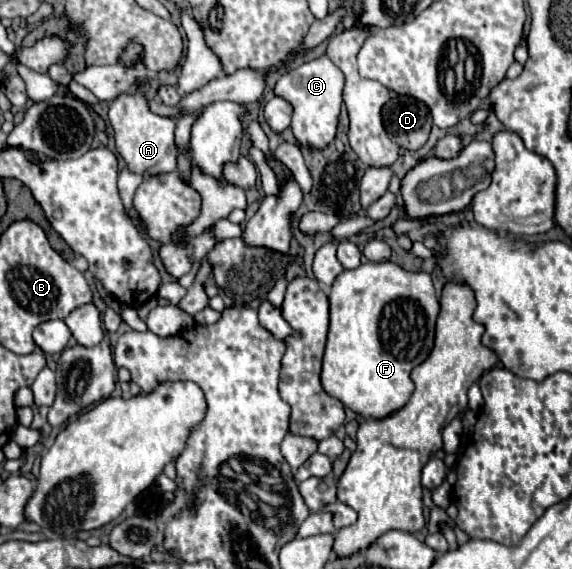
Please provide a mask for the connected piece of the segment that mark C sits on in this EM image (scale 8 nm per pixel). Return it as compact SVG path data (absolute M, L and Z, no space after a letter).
M327 56L303 62L301 66L295 66L281 74L273 92L289 100L295 108L291 130L299 146L307 146L309 150L323 150L335 138L343 80L343 72Z

